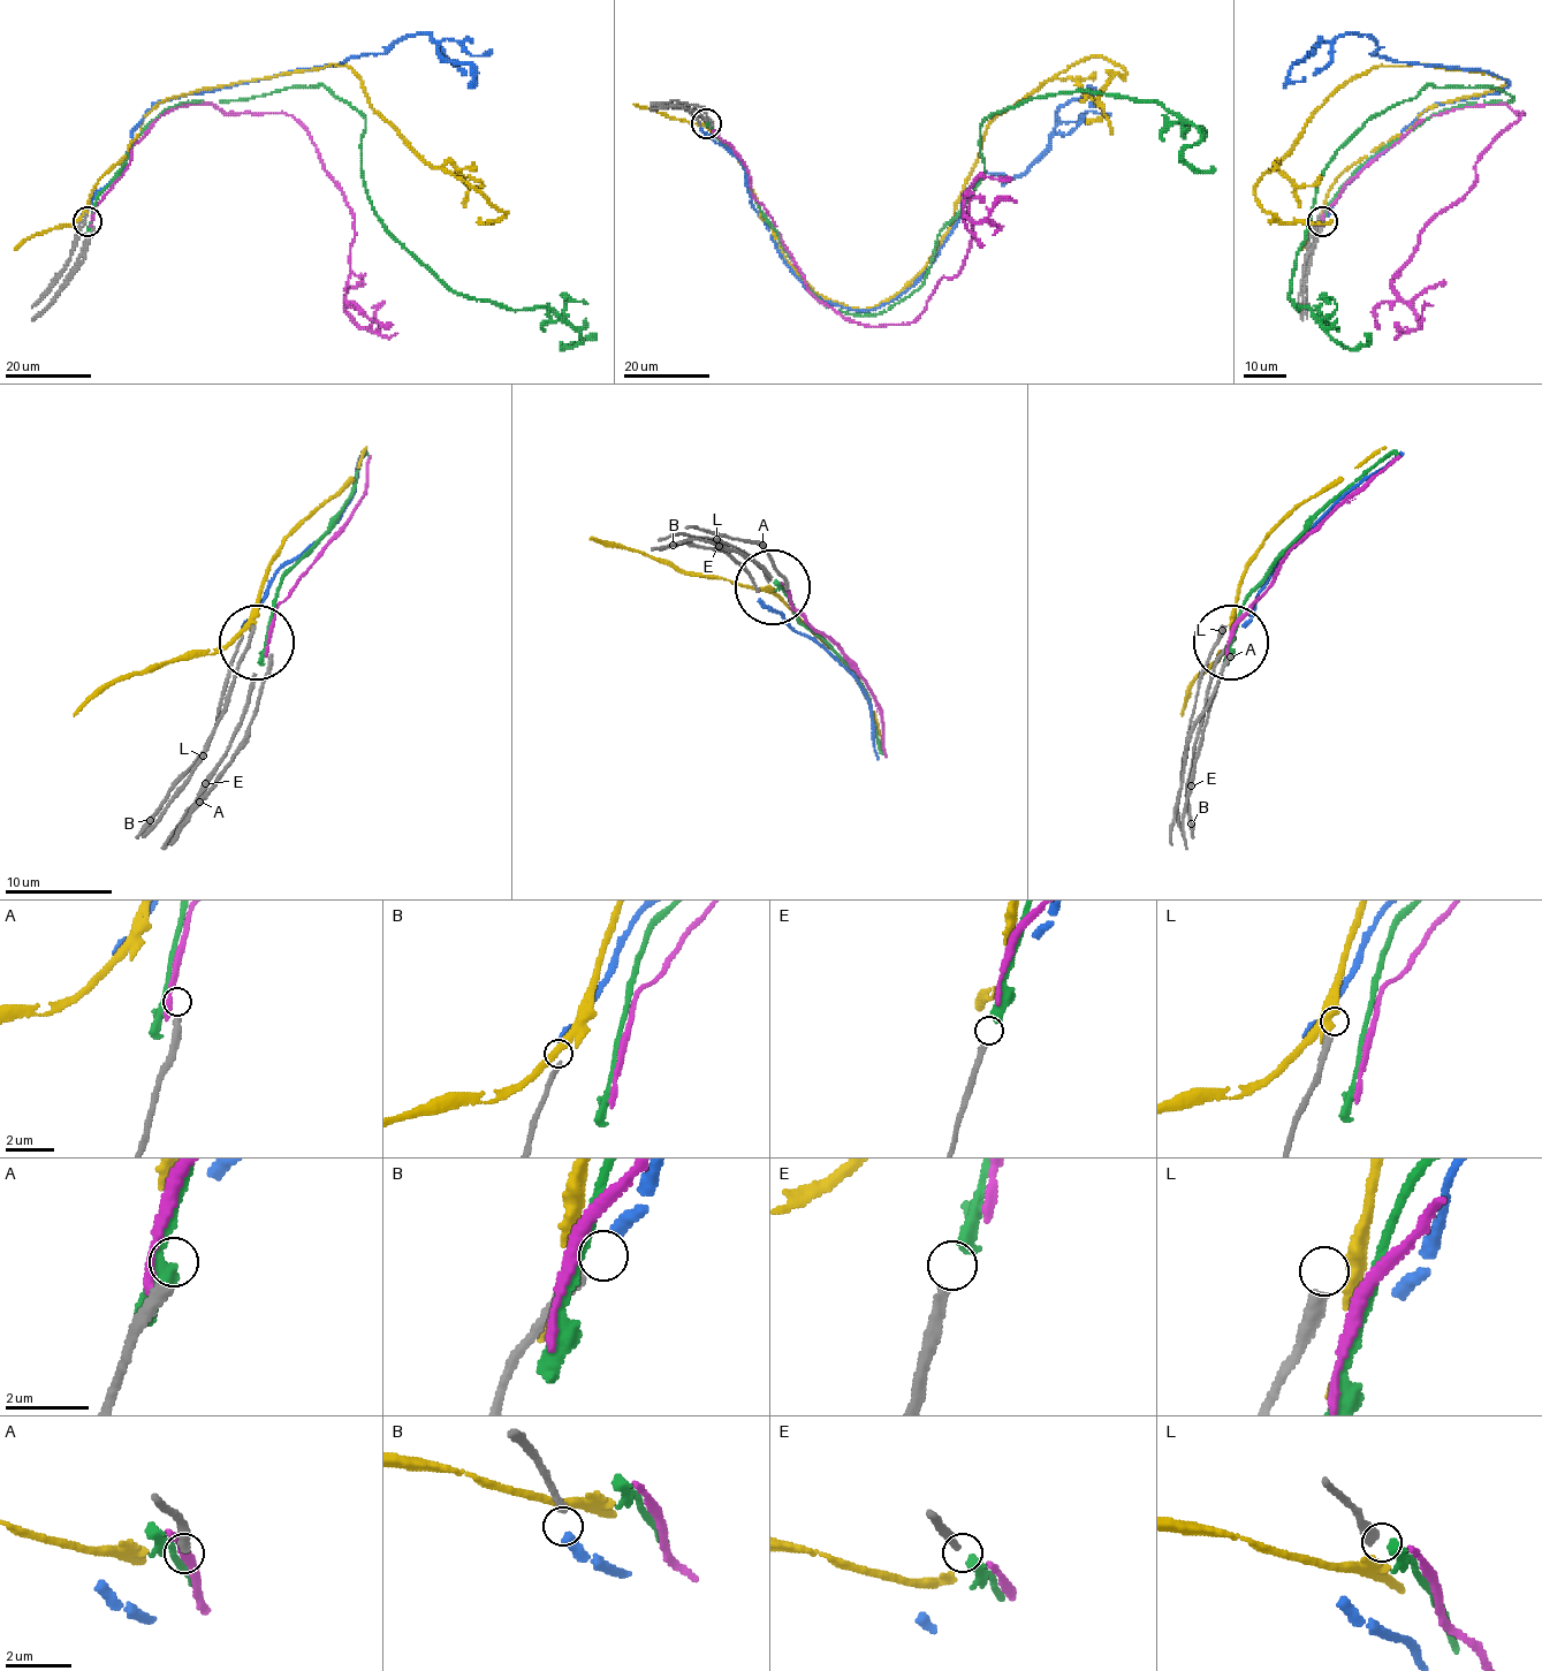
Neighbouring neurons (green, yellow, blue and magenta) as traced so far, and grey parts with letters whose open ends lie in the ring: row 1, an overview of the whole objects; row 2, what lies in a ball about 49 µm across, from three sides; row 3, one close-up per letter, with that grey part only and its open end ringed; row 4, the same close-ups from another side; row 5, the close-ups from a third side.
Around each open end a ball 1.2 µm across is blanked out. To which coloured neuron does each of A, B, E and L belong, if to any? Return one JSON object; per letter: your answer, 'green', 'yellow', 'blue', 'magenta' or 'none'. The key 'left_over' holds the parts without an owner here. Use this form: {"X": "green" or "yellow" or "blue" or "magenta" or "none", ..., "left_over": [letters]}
{"A": "none", "B": "blue", "E": "green", "L": "none", "left_over": ["A", "L"]}

